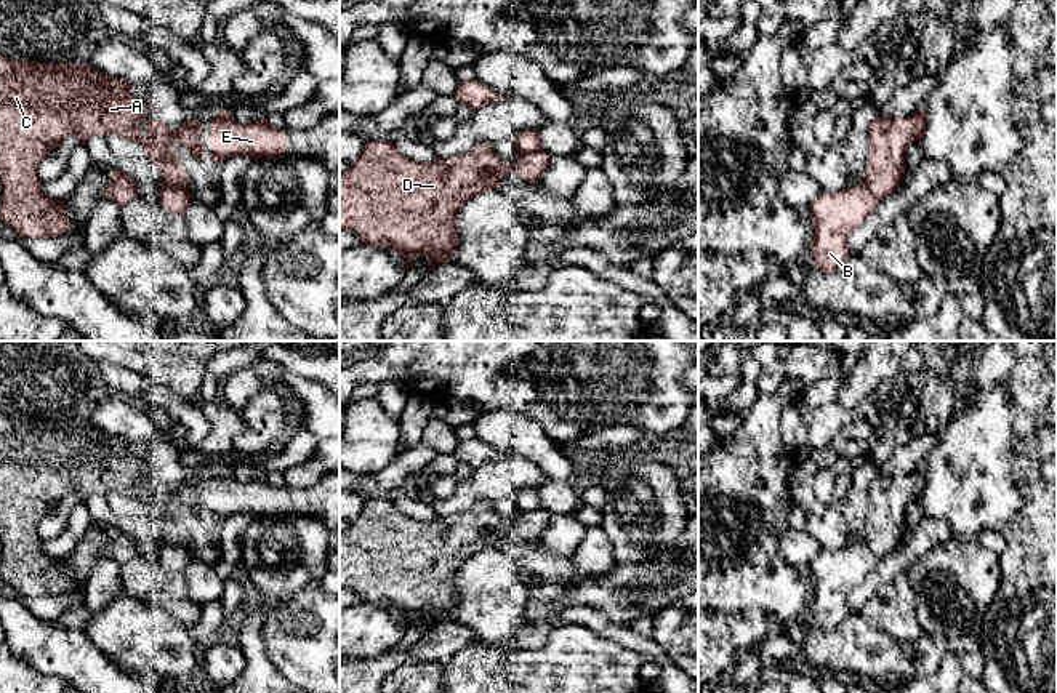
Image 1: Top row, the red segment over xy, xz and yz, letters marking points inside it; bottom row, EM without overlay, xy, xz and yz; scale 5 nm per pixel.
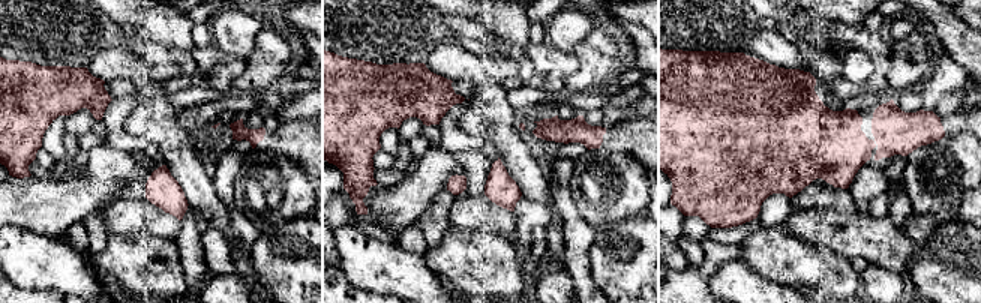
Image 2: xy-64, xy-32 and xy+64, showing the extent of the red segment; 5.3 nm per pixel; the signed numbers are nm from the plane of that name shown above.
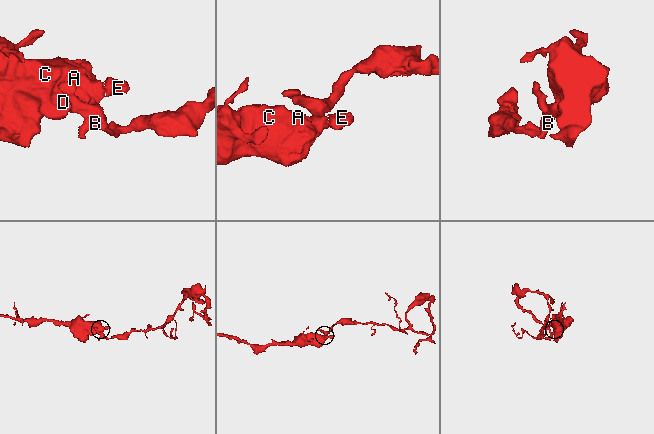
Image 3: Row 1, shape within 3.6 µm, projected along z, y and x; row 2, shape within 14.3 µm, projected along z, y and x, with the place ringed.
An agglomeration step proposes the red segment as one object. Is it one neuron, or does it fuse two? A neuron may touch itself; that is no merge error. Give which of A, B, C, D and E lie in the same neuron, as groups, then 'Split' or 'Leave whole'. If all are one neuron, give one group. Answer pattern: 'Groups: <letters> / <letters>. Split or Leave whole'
Groups: A C D E / B. Split

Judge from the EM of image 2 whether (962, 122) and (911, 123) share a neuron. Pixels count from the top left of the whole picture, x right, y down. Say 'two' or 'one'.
one

